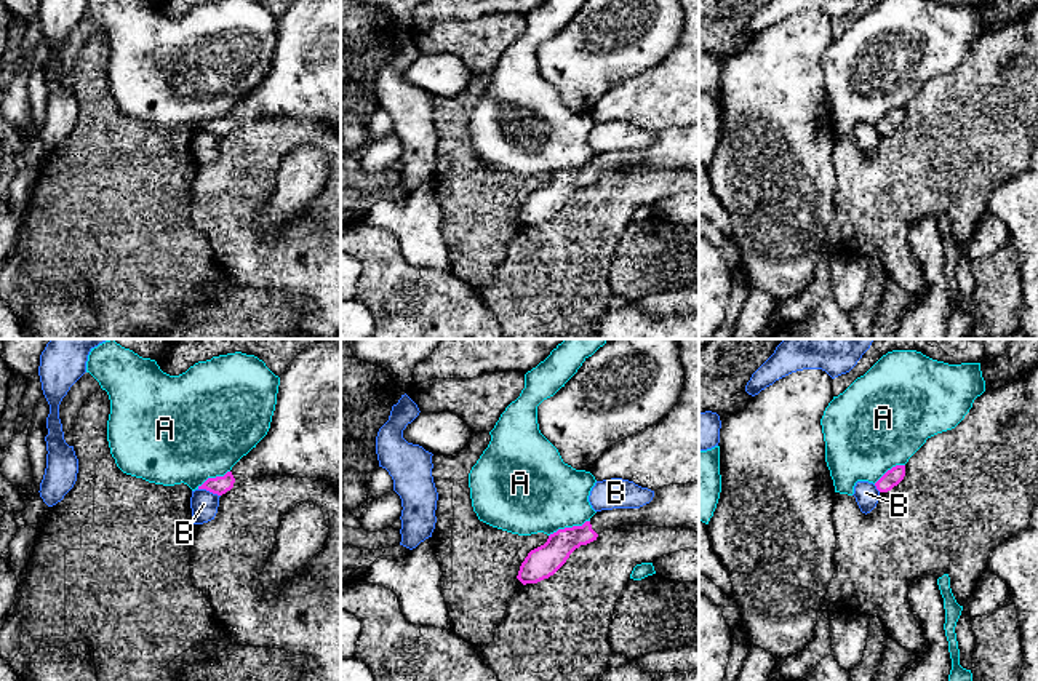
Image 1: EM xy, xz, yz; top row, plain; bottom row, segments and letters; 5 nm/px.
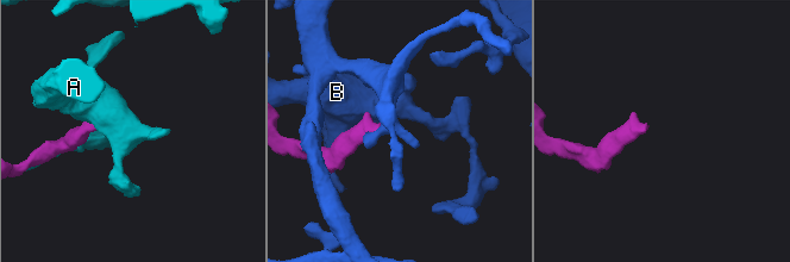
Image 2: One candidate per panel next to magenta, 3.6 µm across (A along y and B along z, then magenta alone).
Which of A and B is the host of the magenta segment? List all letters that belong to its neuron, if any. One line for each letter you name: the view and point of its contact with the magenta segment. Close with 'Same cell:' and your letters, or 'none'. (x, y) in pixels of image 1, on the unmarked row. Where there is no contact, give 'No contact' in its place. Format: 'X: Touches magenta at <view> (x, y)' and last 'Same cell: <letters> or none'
Same cell: none

